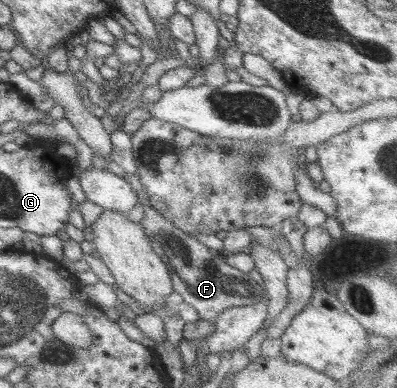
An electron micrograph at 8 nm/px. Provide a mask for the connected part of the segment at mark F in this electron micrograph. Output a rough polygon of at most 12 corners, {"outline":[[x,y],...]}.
{"outline":[[150,205],[138,224],[171,289],[211,323],[261,287]]}

